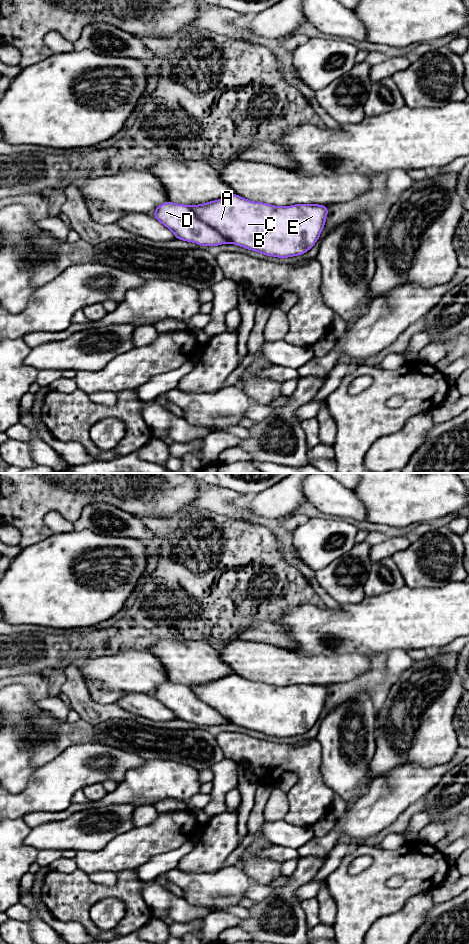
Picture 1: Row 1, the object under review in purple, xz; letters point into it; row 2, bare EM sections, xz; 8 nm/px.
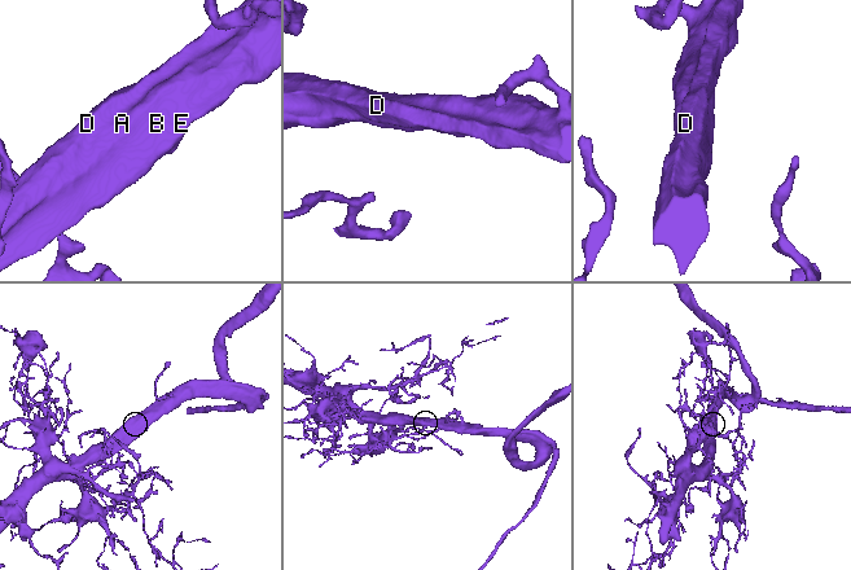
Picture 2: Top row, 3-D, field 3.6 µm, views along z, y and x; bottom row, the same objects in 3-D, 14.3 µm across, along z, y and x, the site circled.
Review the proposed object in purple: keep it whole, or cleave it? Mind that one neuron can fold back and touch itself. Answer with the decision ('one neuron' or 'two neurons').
one neuron

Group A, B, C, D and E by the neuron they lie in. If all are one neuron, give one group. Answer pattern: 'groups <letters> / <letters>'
groups A B C D E

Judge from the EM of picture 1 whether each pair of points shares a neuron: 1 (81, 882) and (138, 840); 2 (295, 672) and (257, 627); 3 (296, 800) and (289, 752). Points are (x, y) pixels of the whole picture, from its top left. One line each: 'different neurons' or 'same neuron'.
1: different neurons
2: different neurons
3: same neuron

